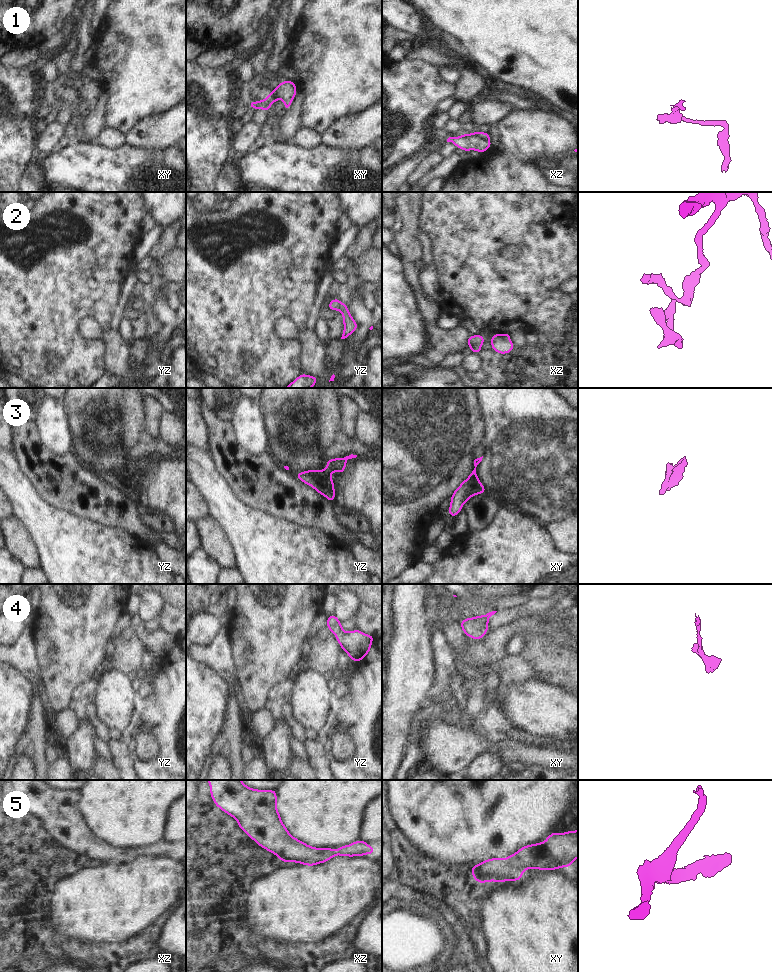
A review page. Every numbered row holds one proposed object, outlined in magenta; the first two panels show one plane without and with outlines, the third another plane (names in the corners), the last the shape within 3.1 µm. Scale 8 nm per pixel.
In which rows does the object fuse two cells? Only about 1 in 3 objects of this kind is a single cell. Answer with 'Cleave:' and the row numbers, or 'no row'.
Cleave: 1, 2, 3

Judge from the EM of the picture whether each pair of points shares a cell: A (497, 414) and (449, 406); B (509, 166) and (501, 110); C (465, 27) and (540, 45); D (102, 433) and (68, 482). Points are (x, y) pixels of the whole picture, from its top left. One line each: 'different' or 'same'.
A: different
B: different
C: same
D: different

